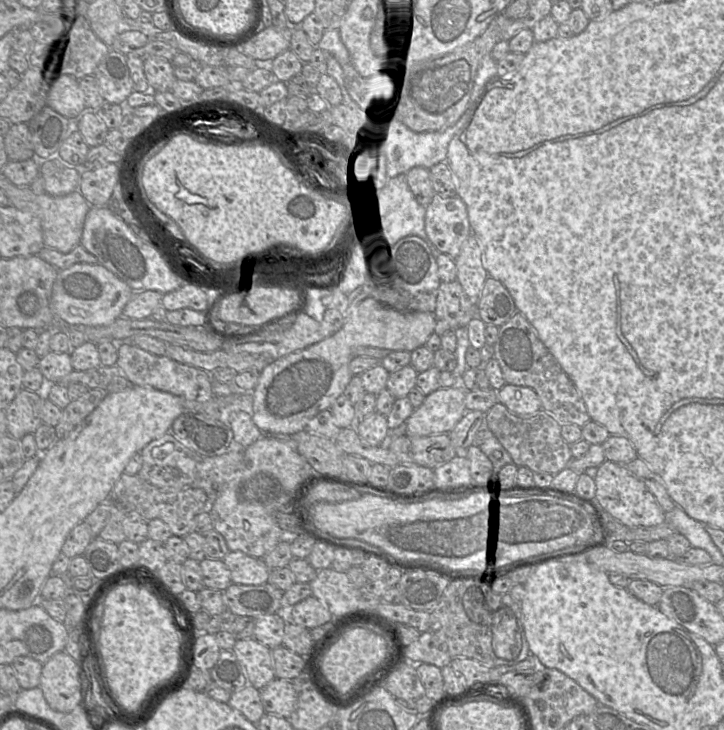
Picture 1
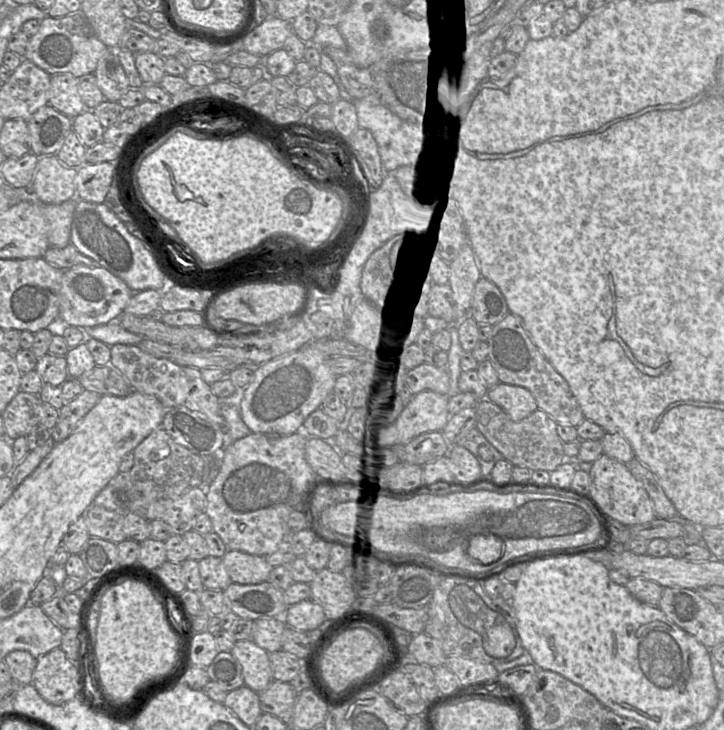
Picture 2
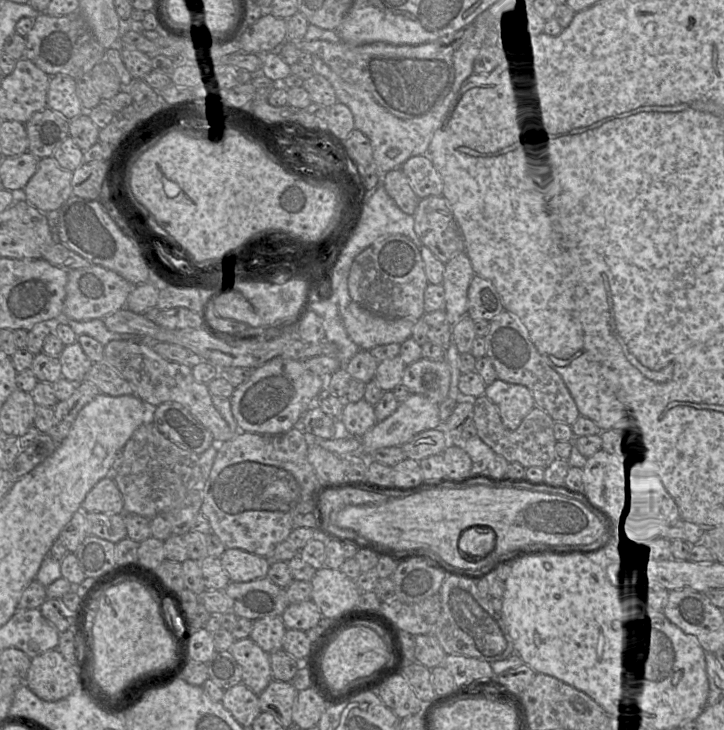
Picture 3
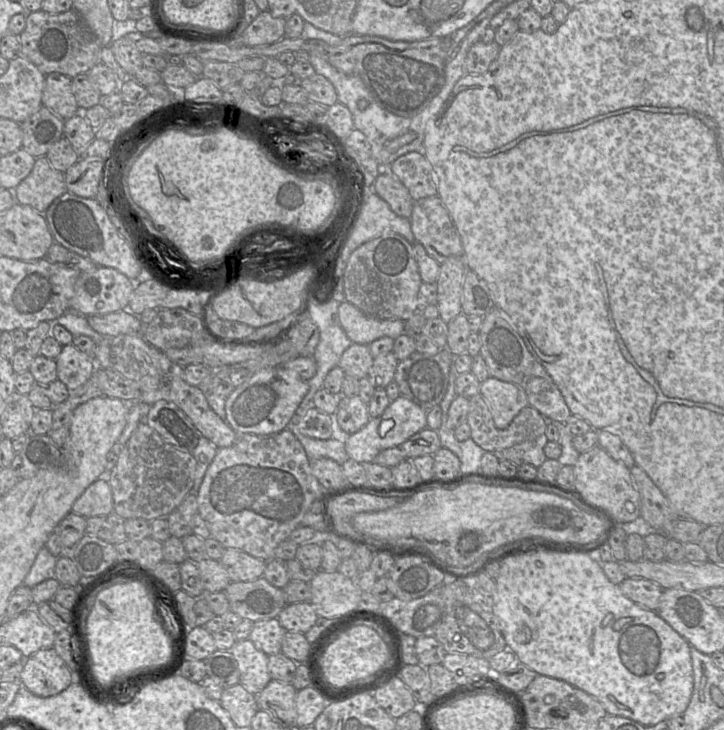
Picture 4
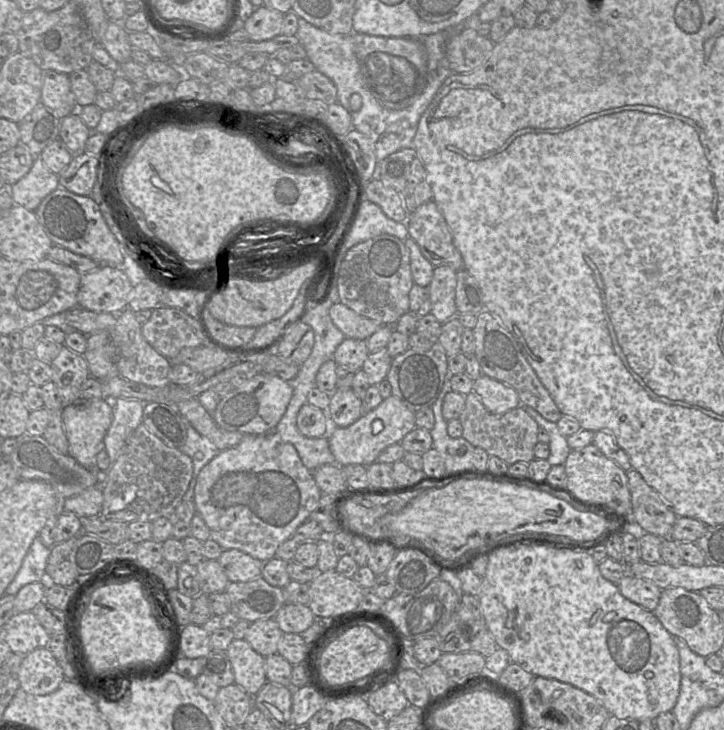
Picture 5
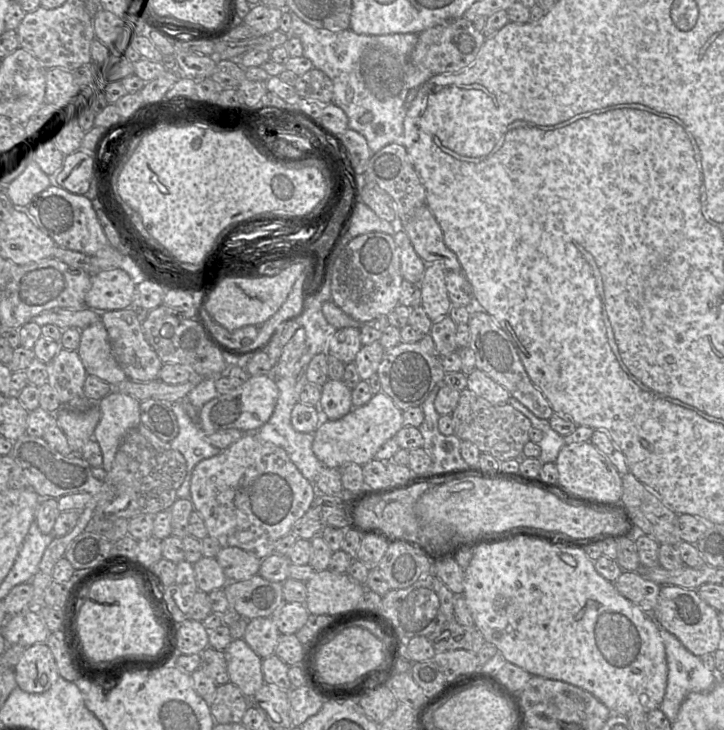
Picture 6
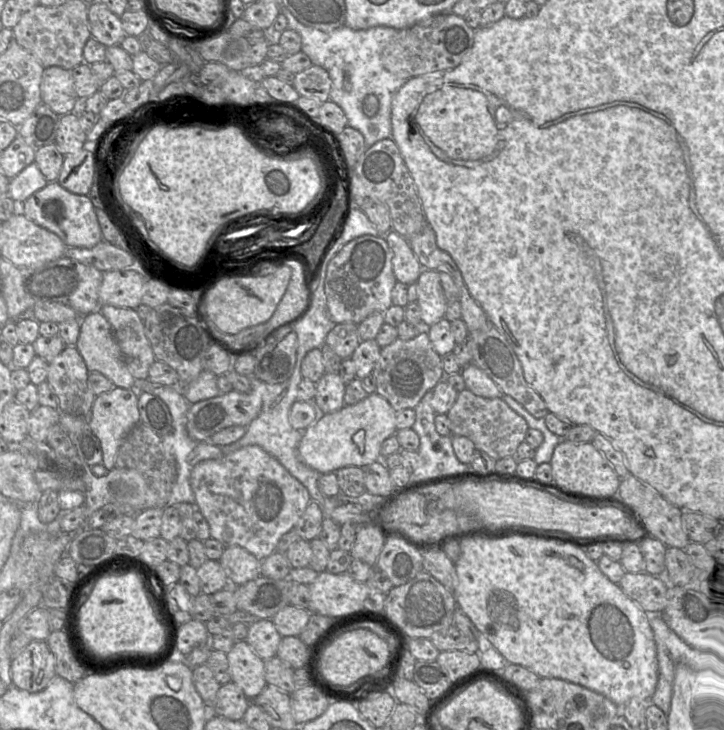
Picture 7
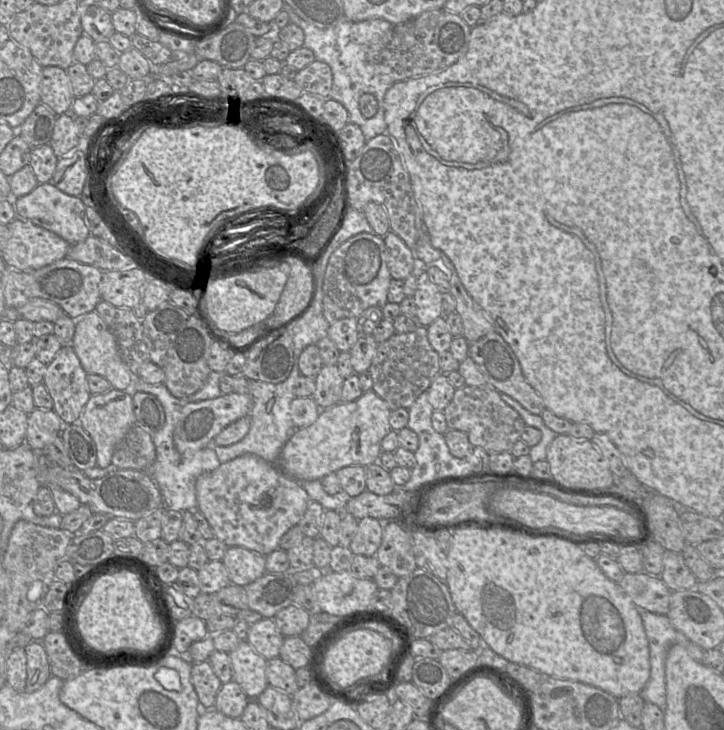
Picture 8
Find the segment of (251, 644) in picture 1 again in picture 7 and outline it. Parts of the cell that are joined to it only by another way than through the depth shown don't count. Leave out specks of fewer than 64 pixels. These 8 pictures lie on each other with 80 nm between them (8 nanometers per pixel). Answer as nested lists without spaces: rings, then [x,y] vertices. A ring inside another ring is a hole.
[[[236,641],[227,653],[232,682],[250,699],[255,699],[266,687],[265,661],[246,641]]]

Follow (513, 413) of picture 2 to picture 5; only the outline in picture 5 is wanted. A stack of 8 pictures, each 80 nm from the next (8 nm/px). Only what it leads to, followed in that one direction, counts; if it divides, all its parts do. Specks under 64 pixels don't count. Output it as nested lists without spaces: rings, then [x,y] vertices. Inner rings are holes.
[[[486,375],[474,381],[473,392],[492,414],[502,415],[521,405],[515,389]]]

